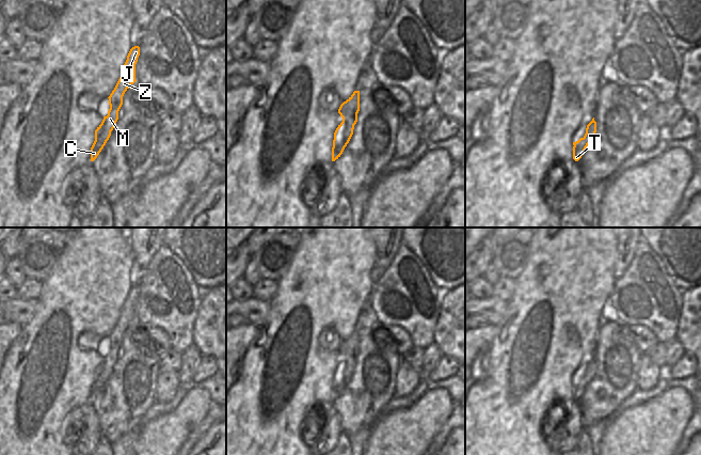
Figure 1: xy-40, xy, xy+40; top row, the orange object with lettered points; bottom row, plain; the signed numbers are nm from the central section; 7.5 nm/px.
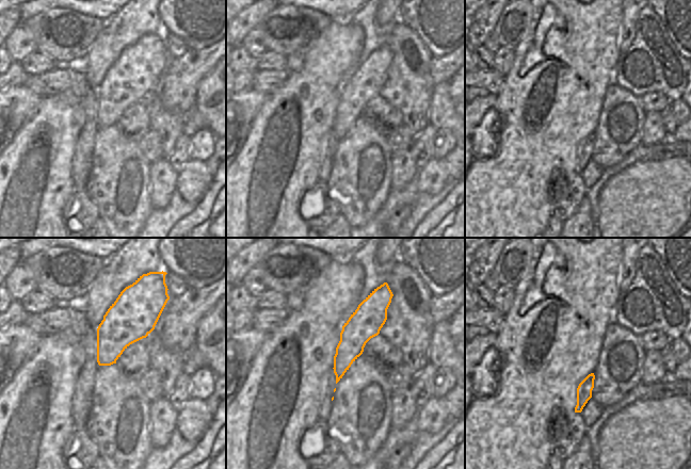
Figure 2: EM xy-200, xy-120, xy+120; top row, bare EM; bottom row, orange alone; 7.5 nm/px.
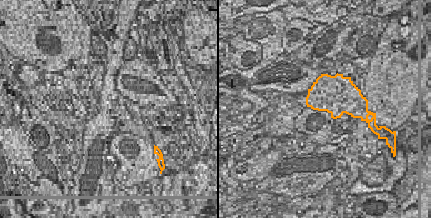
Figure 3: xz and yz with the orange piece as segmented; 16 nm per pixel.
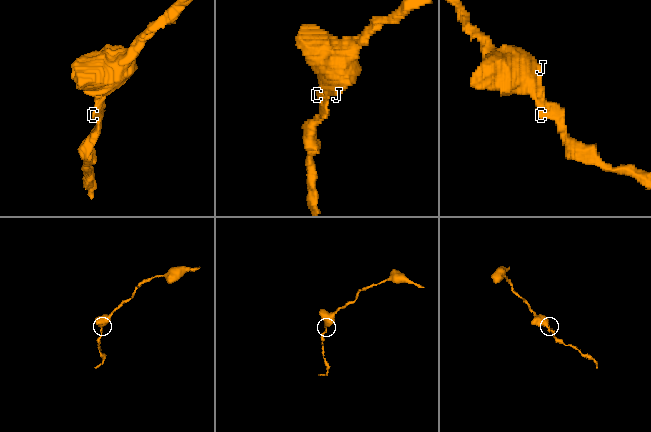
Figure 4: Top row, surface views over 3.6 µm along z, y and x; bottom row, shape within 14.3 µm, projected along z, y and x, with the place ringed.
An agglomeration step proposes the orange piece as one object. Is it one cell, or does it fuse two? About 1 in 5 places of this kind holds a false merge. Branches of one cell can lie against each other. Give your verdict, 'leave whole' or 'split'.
leave whole

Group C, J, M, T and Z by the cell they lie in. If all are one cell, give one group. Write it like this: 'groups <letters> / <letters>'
groups C J M T Z

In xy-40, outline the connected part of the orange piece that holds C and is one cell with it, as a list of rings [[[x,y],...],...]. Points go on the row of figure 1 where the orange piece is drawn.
[[[134,46],[130,49],[127,60],[121,70],[121,77],[110,94],[109,105],[110,109],[108,115],[103,116],[101,124],[95,130],[95,141],[91,147],[91,161],[94,161],[107,141],[111,136],[117,120],[118,111],[123,105],[123,96],[125,92],[137,81],[136,80],[136,64],[140,56],[140,47]]]

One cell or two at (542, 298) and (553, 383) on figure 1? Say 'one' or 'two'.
one

